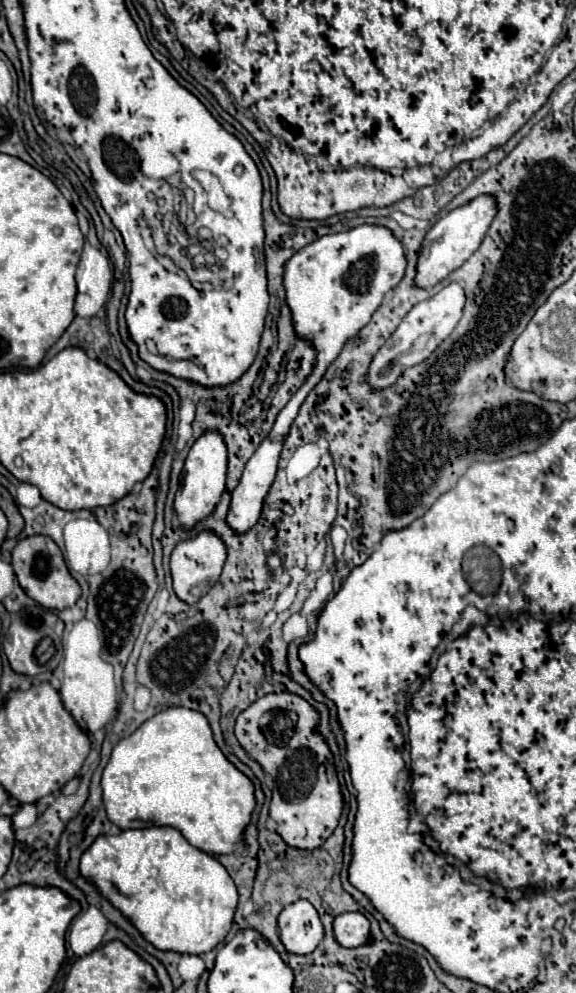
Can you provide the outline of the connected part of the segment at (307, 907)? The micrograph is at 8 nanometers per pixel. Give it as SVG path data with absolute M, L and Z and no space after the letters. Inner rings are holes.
M297 900L279 914L279 932L289 952L311 954L323 938L323 924L311 902Z

